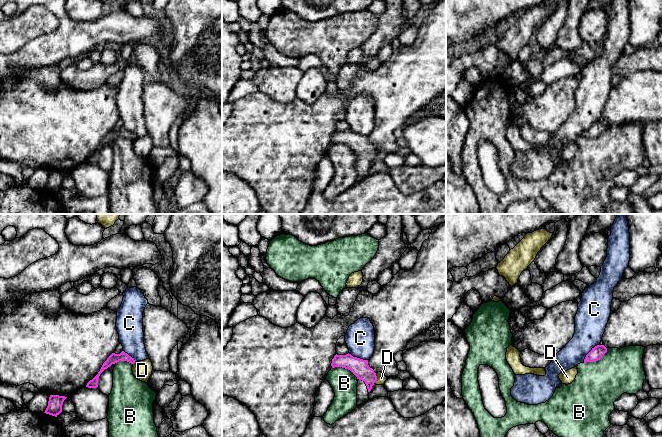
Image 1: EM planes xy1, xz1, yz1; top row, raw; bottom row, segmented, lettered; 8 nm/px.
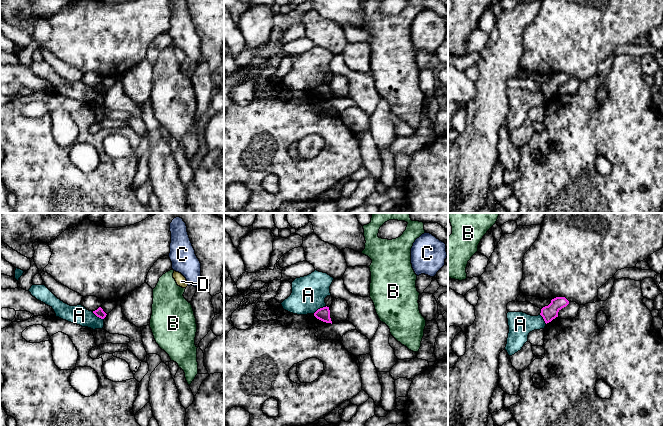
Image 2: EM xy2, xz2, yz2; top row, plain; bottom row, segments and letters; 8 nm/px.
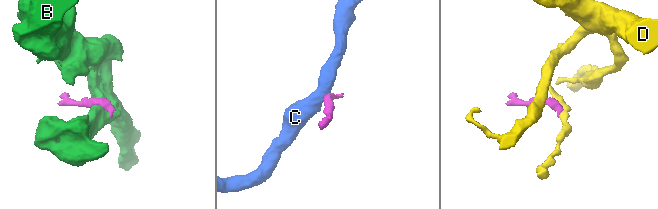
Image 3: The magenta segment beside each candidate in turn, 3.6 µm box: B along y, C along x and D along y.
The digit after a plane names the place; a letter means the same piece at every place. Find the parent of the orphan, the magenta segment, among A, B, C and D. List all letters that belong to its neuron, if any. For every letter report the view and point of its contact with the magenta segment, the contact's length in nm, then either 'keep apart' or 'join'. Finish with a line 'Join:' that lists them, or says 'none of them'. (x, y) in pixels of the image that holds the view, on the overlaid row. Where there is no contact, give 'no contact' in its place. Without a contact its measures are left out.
A: xz2 (320, 308) | 130 nm | keep apart
B: yz1 (597, 360) | 220 nm | keep apart
C: yz1 (588, 353) | 200 nm | keep apart
D: xz1 (376, 378) | 90 nm | keep apart
Join: none of them

